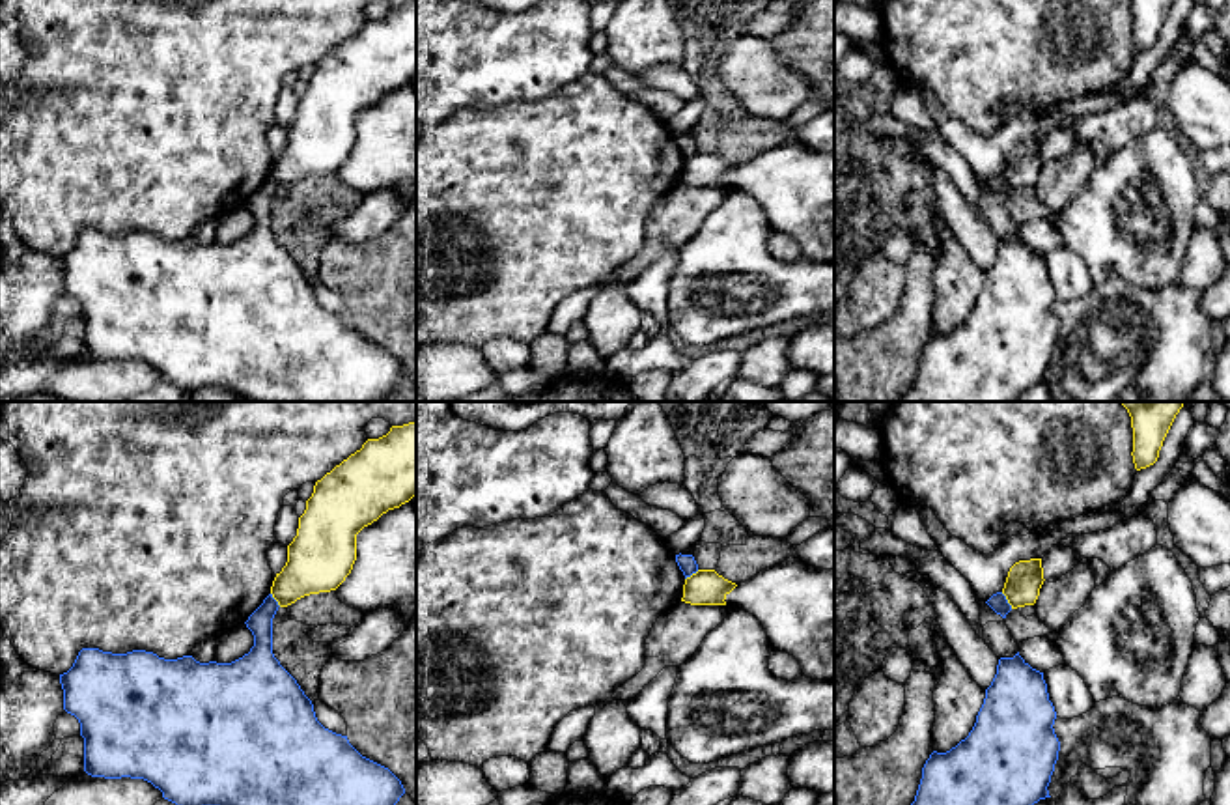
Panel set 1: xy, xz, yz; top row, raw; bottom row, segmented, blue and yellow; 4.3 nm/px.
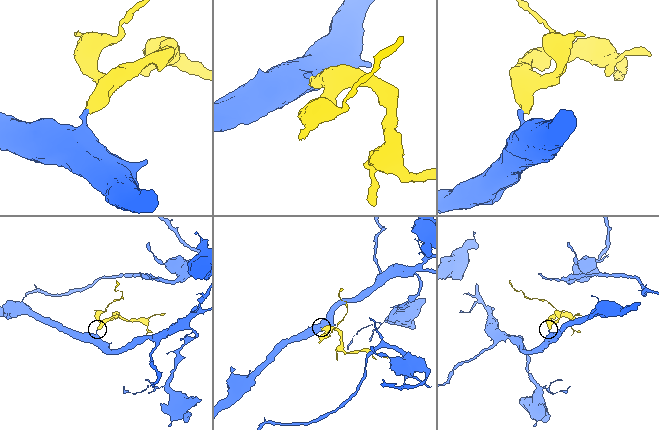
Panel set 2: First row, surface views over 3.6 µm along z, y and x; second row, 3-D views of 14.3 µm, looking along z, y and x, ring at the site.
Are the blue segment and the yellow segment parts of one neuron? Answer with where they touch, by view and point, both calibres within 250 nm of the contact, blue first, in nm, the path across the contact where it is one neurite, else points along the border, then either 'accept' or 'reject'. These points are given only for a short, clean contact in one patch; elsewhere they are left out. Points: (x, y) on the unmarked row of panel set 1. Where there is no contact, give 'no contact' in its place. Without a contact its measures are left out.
contact yz (1006, 182); calibres 80 and 160 nm; border yz (1001, 174), (1012, 189); reject

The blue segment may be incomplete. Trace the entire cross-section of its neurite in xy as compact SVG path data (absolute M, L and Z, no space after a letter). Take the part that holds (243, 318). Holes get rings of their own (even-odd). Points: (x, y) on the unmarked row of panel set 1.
M269 176L248 198L254 228L231 245L82 230L60 265L63 291L80 304L84 353L144 360L177 388L220 388L241 402L384 402L405 370L317 303L312 282L273 235L278 189Z

